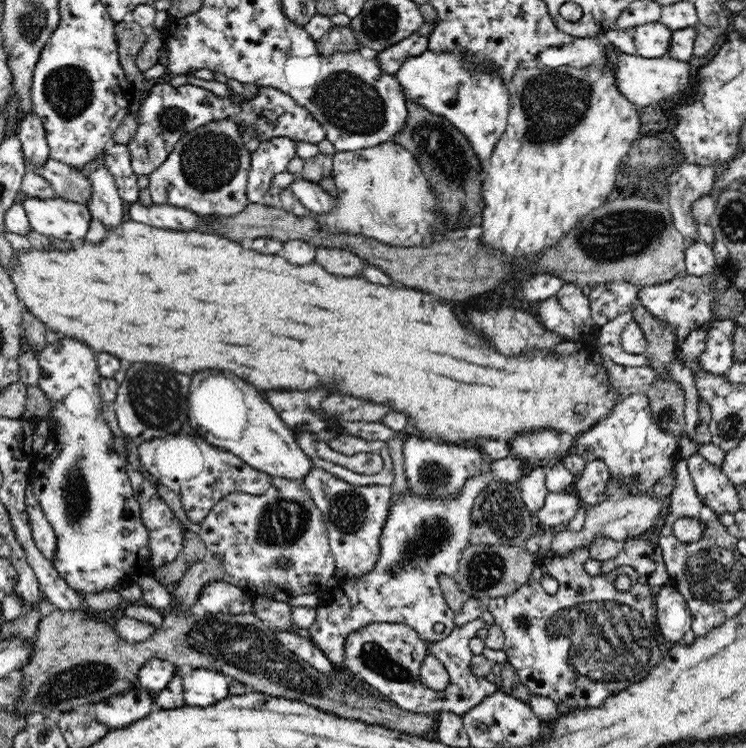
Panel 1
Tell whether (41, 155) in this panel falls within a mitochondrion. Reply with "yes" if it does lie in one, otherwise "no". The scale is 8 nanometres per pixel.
no

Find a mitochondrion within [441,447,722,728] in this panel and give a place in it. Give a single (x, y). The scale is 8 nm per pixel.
(603, 637)

